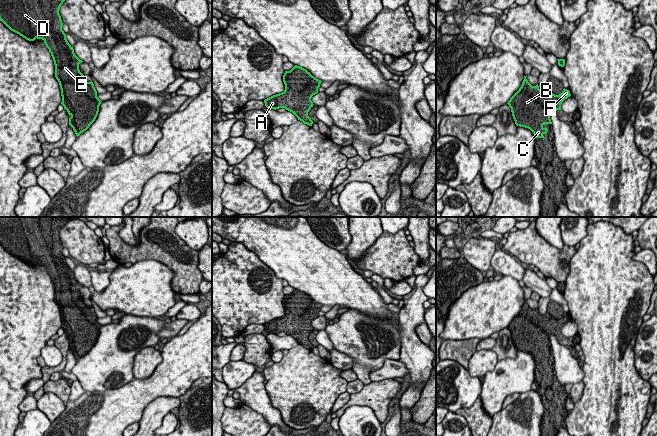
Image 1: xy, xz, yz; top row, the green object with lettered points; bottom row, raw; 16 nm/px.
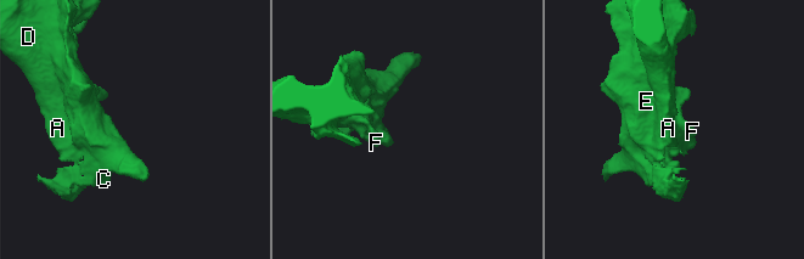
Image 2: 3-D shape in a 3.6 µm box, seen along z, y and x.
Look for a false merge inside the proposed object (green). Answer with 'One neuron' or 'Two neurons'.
One neuron

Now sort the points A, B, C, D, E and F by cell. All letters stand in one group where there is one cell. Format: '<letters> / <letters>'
A B C D E F

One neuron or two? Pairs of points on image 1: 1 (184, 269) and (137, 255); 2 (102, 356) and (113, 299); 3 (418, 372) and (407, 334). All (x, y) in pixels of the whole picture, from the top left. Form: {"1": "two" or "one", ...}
{"1": "one", "2": "two", "3": "one"}

